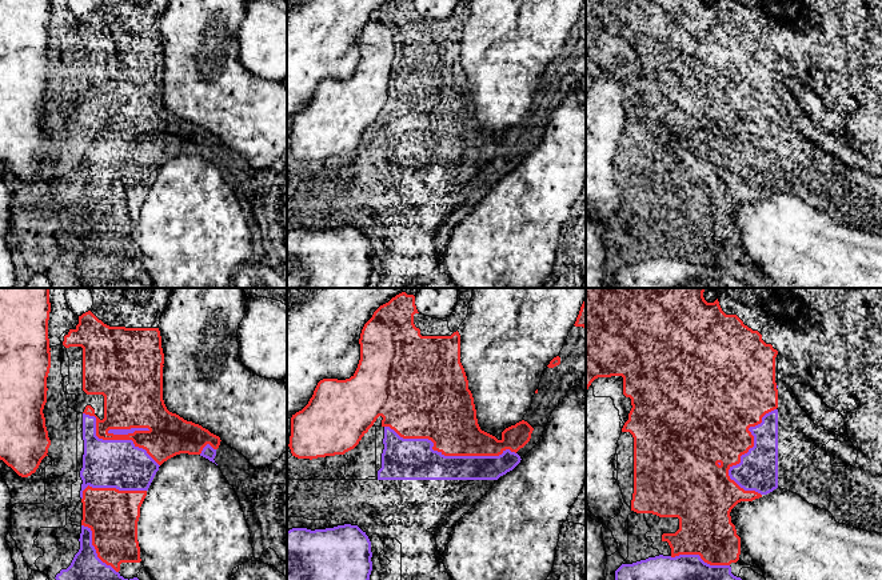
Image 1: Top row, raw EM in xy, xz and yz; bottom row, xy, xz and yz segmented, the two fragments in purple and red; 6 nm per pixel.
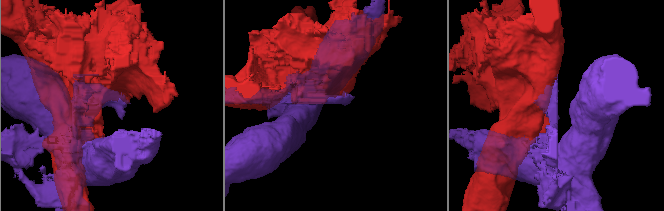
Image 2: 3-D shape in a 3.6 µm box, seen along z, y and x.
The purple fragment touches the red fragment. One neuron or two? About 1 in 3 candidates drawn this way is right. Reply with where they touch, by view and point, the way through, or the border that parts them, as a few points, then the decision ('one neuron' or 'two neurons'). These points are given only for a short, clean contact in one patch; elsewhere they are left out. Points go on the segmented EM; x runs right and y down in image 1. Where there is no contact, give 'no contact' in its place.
contact xz (447, 456); two neurons

